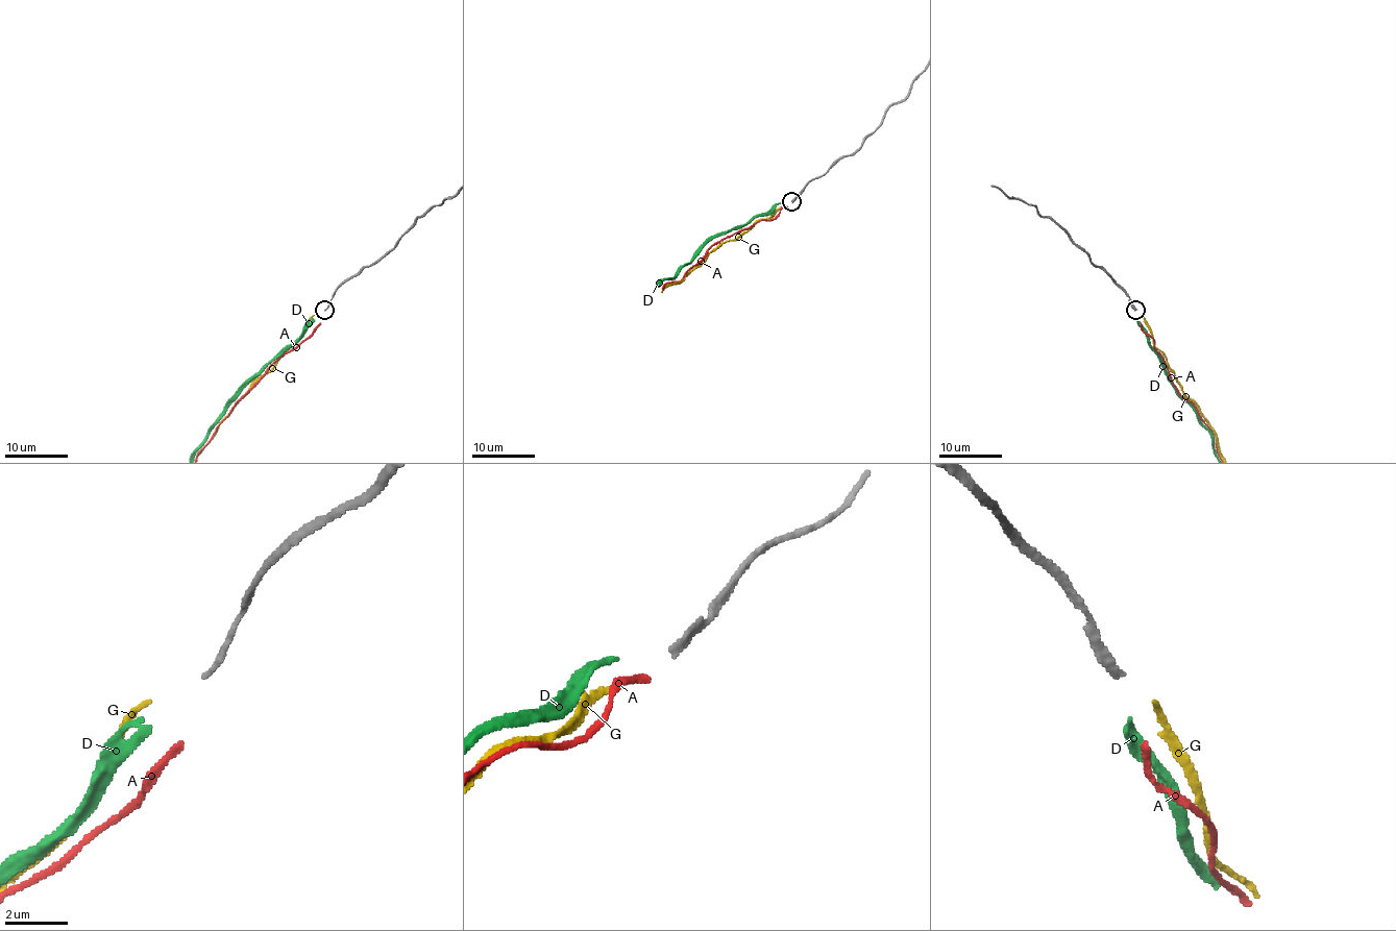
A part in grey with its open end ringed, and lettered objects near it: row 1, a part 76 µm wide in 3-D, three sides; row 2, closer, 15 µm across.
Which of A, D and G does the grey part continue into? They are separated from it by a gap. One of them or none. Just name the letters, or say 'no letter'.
G

